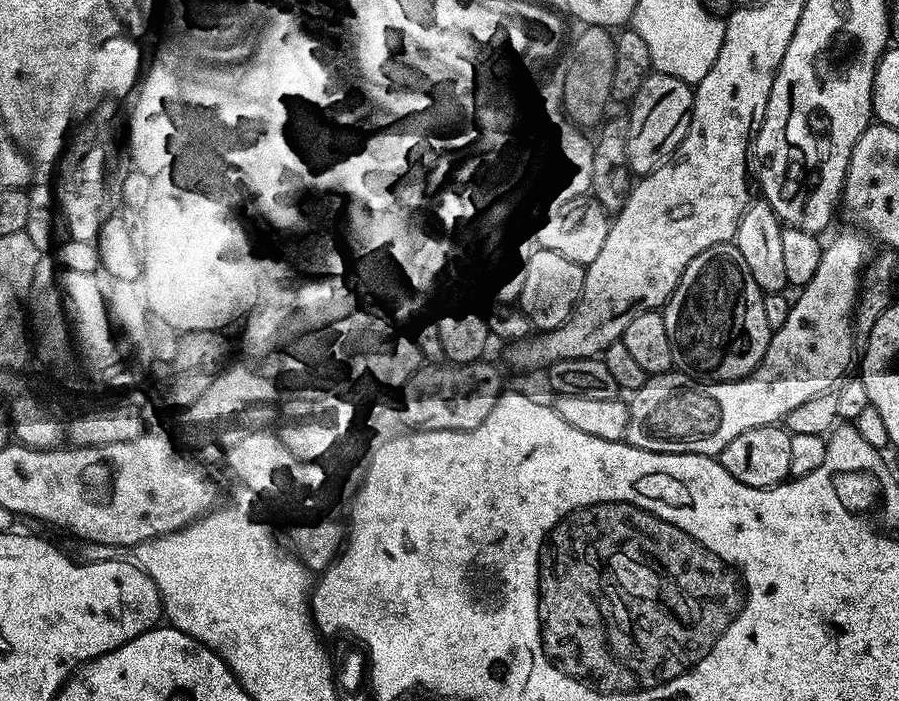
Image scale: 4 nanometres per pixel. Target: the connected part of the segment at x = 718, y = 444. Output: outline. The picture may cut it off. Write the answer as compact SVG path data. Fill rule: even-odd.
M852 231L856 232L844 232L841 236L834 237L821 251L814 278L810 278L810 282L799 289L797 296L800 297L792 300L790 318L786 318L785 325L773 331L768 340L764 361L750 375L721 384L698 380L679 370L649 376L647 382L630 396L627 443L651 452L681 452L716 458L727 444L738 438L738 434L746 434L746 430L754 430L767 424L779 425L804 403L824 393L831 393L850 372L852 315L857 315L862 277L874 252L869 237L863 231Z

